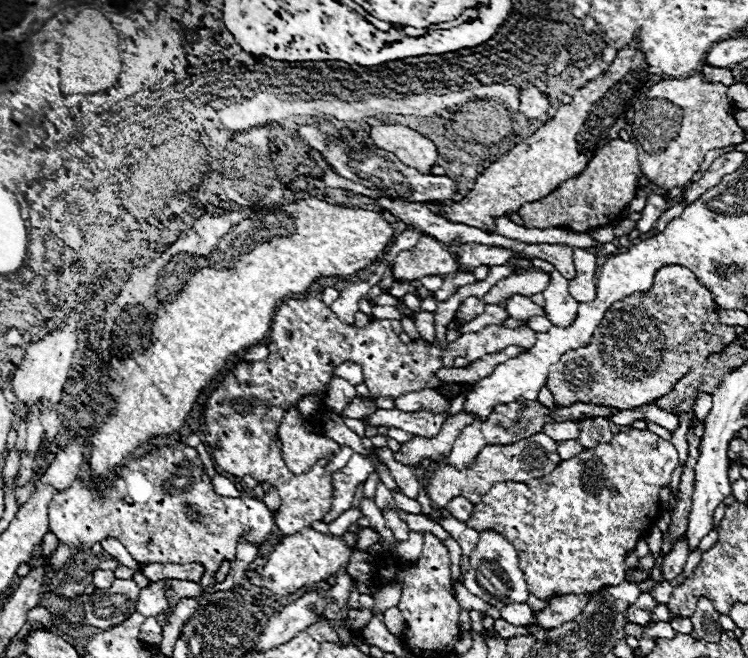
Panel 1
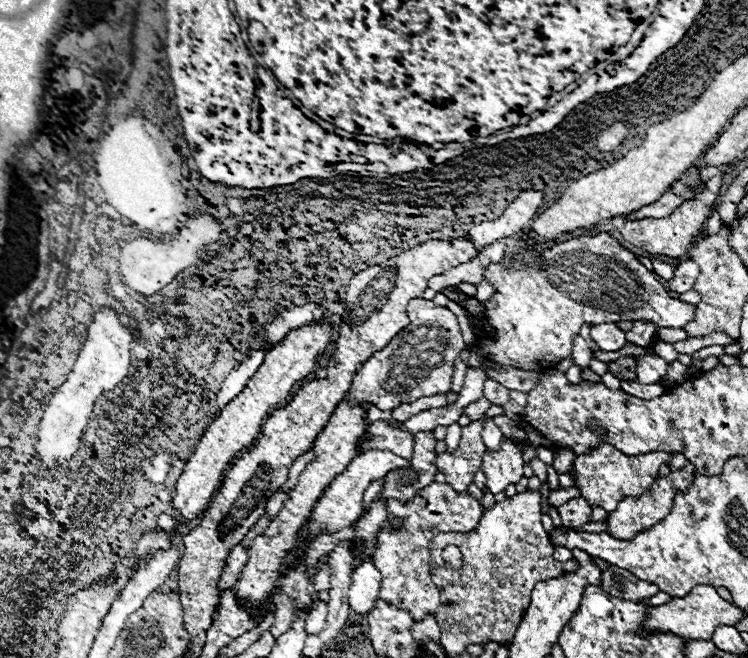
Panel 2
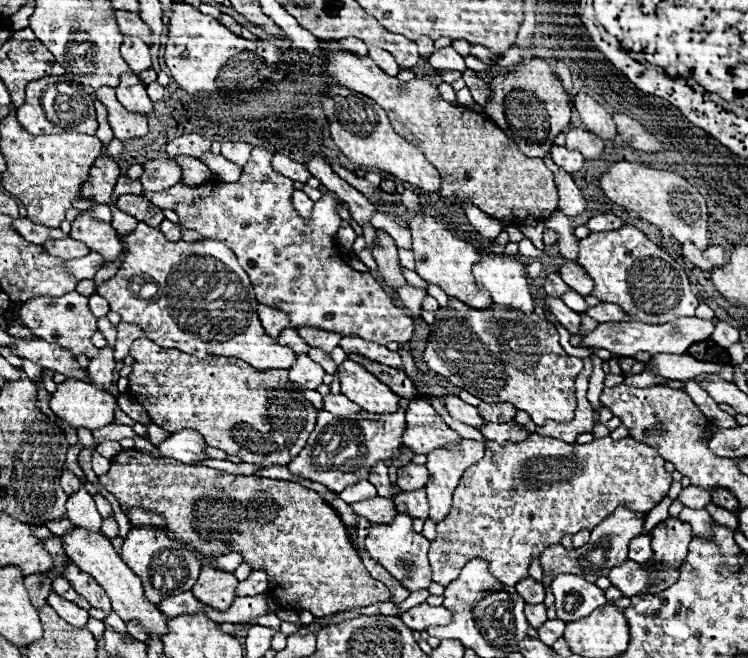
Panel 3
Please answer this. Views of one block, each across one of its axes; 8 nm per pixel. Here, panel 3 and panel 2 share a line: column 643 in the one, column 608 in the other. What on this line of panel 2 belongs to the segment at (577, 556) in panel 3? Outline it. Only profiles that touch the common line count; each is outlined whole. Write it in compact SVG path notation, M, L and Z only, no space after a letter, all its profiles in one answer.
M686 462L686 466L678 472L670 472L668 476L664 478L656 478L652 482L652 486L640 496L640 498L624 498L618 508L614 512L608 514L606 522L608 522L608 534L614 536L614 538L634 538L638 532L642 530L648 530L652 528L654 524L658 524L662 518L666 518L666 514L670 512L672 508L672 500L674 500L674 494L678 490L686 490L690 484L692 484L692 472L694 472L694 466L690 462Z

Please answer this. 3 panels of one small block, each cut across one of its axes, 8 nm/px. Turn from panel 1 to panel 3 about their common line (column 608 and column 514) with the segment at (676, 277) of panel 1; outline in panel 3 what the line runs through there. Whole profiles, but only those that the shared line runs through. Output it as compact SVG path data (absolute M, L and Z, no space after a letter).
M448 298L446 308L440 308L434 316L434 322L430 324L428 342L422 354L424 362L432 372L448 378L452 386L470 392L482 402L496 402L496 400L512 402L516 410L528 412L532 422L538 426L542 426L546 420L570 422L576 410L574 378L582 372L582 360L568 356L564 350L560 350L558 338L542 336L540 334L542 328L536 328L536 324L526 324L526 320L528 318L522 312L516 312L516 308L500 308L498 304L492 304L490 308L476 310L468 308L462 300Z

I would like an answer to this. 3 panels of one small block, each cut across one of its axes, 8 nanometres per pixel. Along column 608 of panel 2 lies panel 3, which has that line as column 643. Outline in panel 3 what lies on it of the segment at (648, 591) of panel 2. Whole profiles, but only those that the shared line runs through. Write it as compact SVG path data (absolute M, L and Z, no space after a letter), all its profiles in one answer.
M626 560L624 564L612 568L608 580L612 582L612 586L620 588L624 596L636 596L646 593L658 594L670 588L678 580L678 576L680 572L676 568L656 565L642 567L632 560Z

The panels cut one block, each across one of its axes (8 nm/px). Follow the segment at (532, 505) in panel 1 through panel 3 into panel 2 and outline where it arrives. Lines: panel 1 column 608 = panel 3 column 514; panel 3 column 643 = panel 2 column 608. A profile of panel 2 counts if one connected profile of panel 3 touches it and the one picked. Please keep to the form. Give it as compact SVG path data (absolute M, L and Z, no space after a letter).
M602 442L598 448L592 448L574 460L574 472L576 472L574 486L580 490L580 496L584 500L590 500L590 506L600 506L606 512L612 512L622 498L640 496L644 488L650 488L650 484L658 476L660 464L668 464L668 460L670 454L660 450L638 456L626 456L618 452L614 446Z

